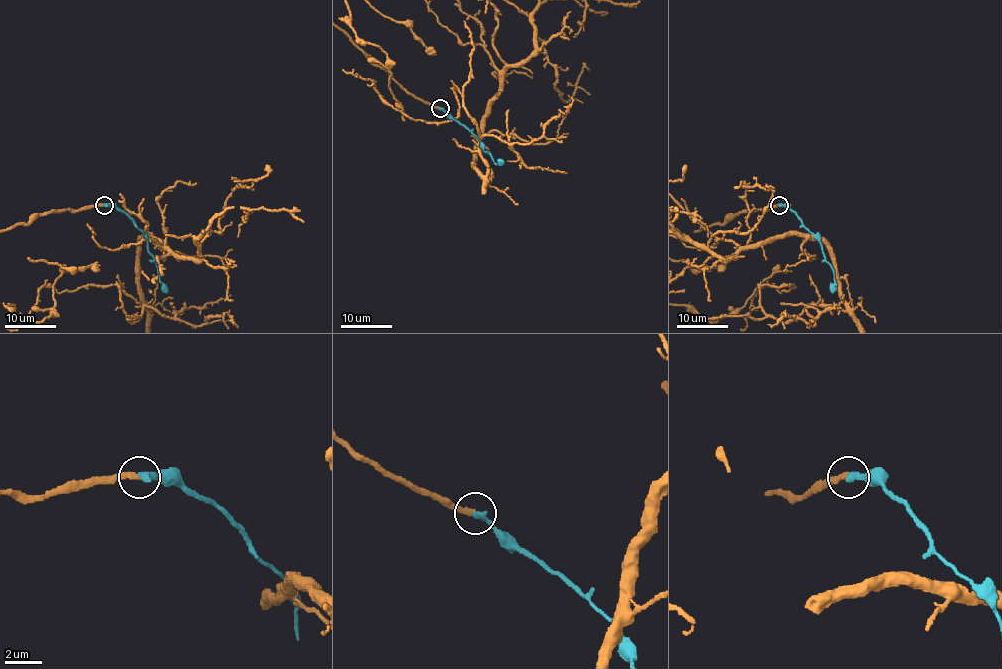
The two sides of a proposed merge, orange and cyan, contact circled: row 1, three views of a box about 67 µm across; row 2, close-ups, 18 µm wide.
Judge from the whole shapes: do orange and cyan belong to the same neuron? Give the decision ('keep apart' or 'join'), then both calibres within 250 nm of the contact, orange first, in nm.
join; 320 nm thick on the orange side, 360 nm on the other

